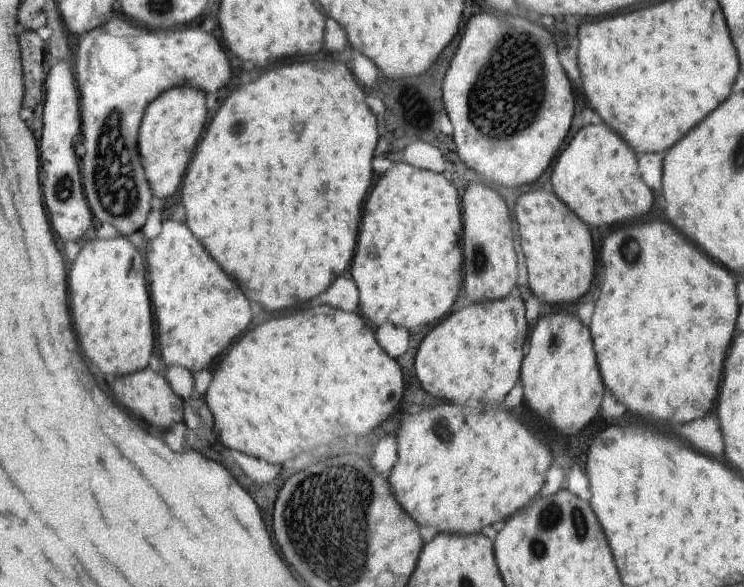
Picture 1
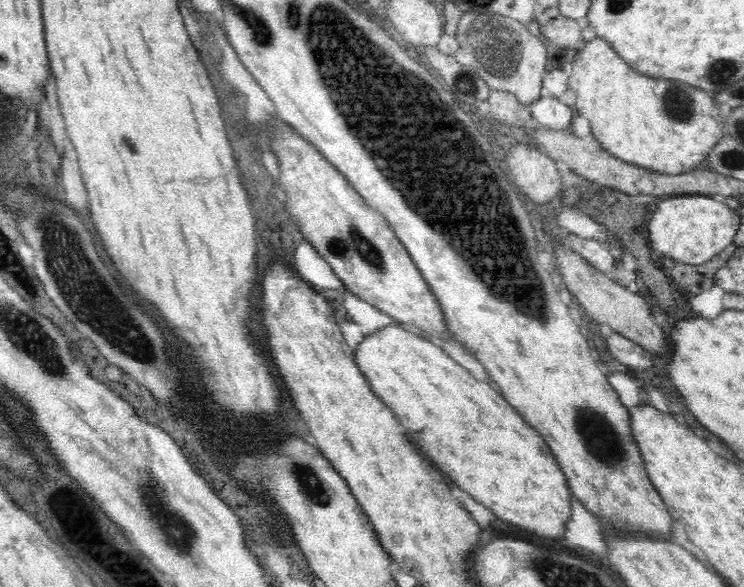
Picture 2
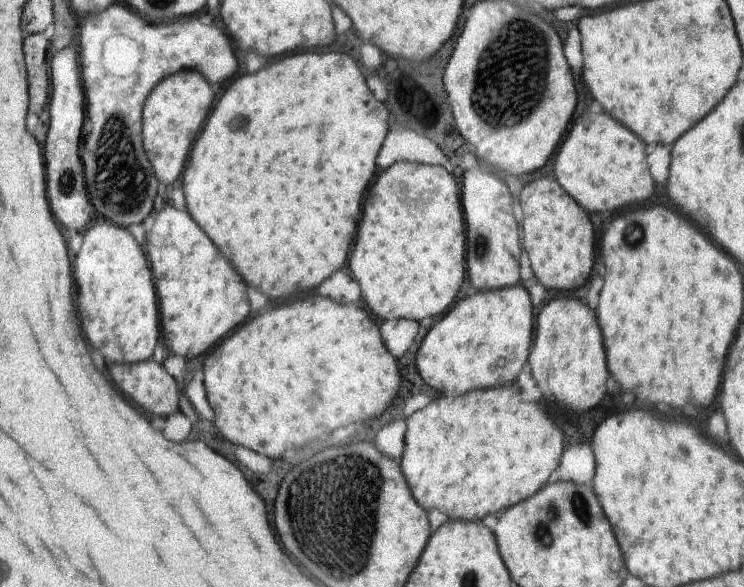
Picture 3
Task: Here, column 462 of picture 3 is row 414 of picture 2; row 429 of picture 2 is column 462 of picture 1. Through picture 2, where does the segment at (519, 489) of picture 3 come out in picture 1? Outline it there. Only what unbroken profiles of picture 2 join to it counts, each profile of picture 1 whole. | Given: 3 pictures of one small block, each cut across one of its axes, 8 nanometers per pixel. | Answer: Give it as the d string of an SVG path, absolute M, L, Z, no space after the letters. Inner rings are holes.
M482 402L438 404L438 406L426 407L418 414L408 418L406 422L402 422L401 427L396 433L396 446L398 458L388 476L388 484L390 484L392 492L394 492L394 498L398 500L400 508L414 518L414 522L418 526L434 526L438 534L448 532L448 534L470 536L470 534L481 533L486 526L499 527L505 519L510 518L514 513L527 507L539 497L542 486L544 486L544 480L546 480L546 474L548 474L548 469L551 467L550 462L552 462L552 452L550 452L548 444L540 436L536 436L534 430L530 430L527 424L522 424L520 420L514 418L514 414L510 410L490 412L490 408L482 408Z

